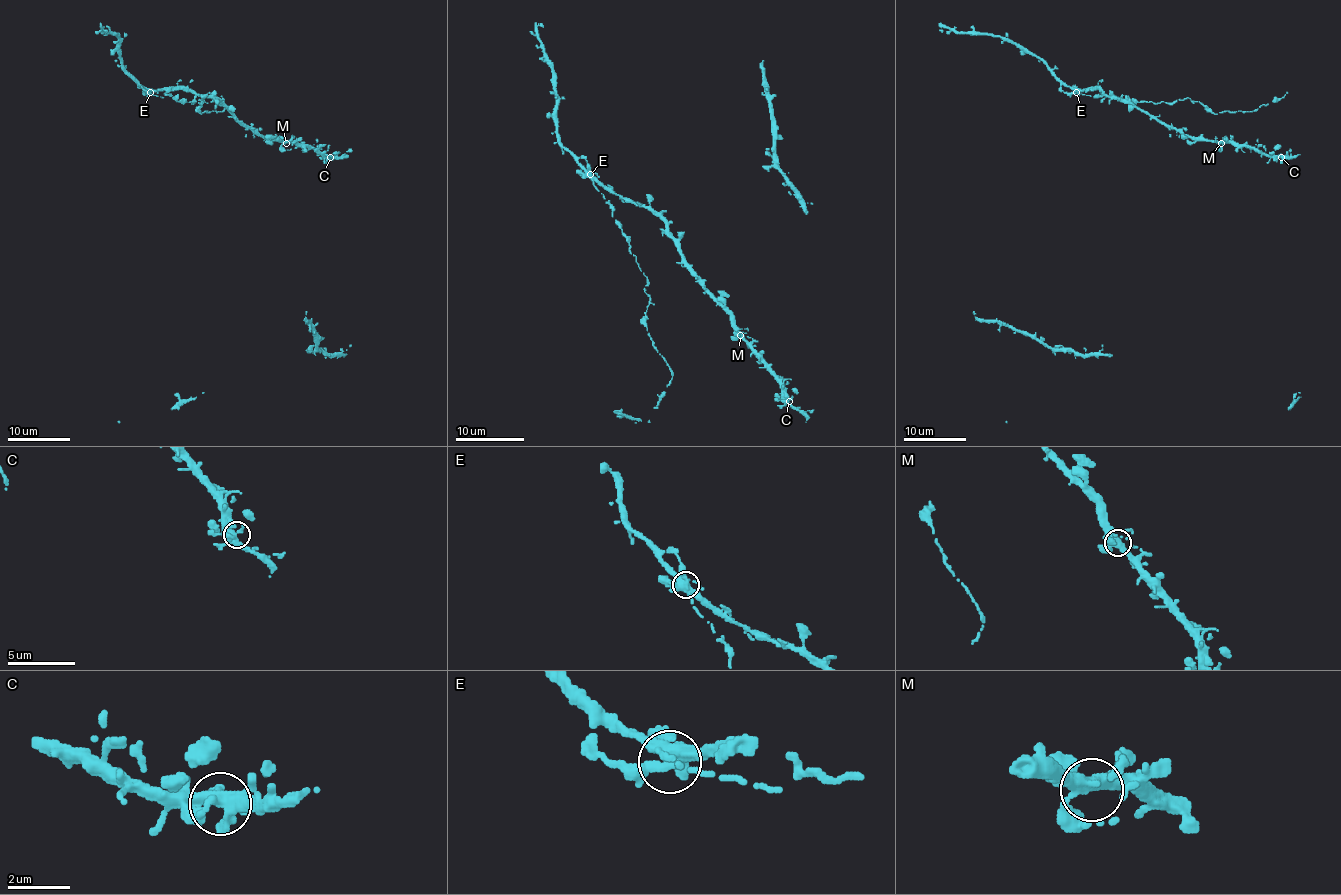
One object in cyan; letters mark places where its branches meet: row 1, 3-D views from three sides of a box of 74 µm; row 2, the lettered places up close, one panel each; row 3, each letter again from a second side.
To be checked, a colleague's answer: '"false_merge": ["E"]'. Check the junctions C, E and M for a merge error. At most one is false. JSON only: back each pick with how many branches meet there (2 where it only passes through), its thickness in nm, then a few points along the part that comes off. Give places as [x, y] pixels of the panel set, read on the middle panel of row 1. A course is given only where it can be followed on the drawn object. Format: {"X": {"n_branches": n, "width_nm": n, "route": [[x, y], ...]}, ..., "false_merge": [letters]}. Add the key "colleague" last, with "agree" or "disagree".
{"E": {"n_branches": 6, "width_nm": 420, "route": [[590, 175], [647, 278], [647, 335], [672, 380], [656, 407]]}, "false_merge": ["E"], "colleague": "agree"}

